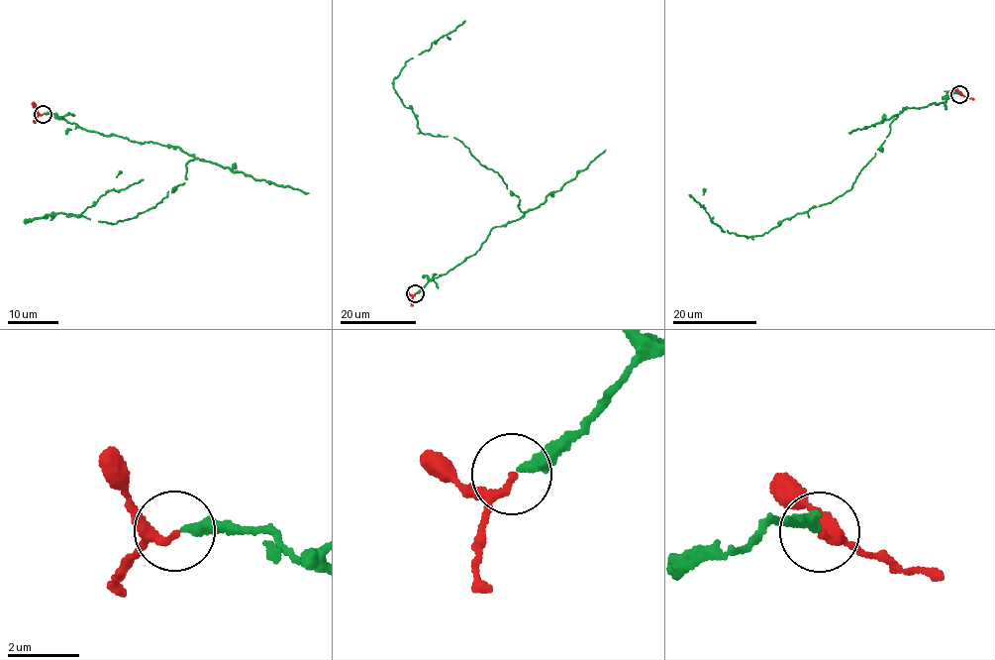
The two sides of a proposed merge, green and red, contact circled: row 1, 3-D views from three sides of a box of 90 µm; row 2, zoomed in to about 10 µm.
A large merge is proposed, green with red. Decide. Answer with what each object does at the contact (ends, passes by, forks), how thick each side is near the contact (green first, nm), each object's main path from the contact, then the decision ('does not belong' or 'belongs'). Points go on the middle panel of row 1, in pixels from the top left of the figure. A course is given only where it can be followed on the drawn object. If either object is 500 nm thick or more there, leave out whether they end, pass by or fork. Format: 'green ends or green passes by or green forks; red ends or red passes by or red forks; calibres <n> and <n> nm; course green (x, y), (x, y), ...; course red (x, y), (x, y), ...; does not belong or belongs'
green ends; red passes by; calibres 300 and 150 nm; course green (416, 292), (524, 213), (468, 148), (423, 133), (393, 86), (404, 63), (464, 21); course red (415, 293), (413, 305); belongs

